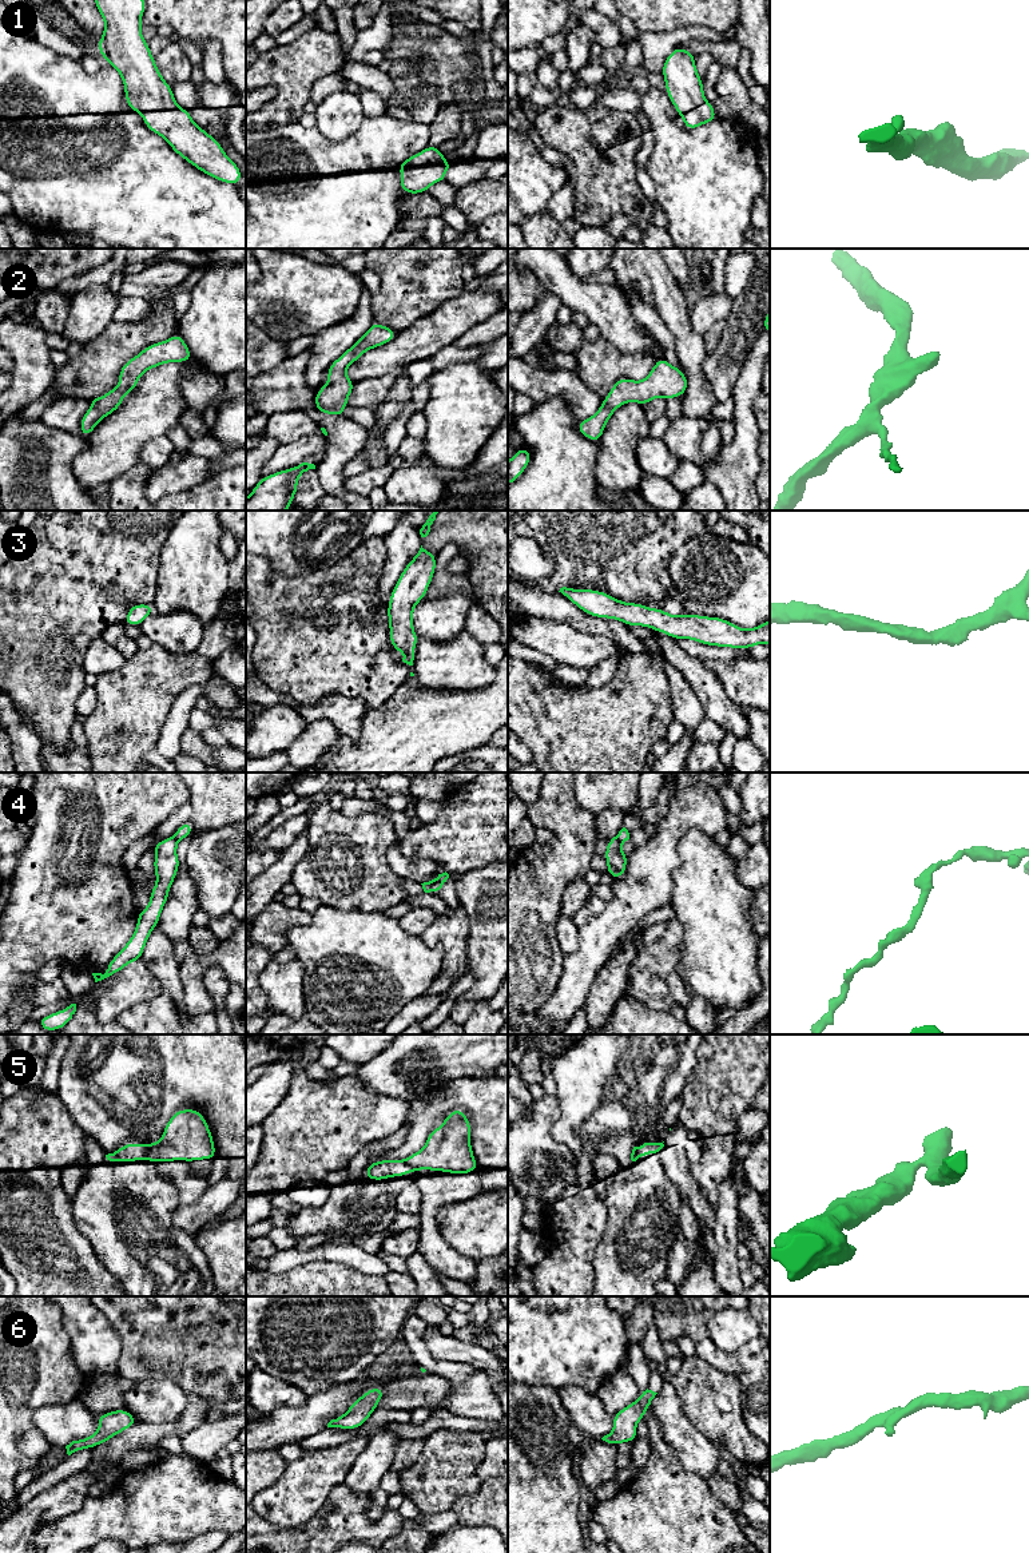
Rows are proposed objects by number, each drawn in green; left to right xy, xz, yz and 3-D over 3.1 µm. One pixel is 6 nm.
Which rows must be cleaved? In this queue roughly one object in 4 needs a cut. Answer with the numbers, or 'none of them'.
4, 5

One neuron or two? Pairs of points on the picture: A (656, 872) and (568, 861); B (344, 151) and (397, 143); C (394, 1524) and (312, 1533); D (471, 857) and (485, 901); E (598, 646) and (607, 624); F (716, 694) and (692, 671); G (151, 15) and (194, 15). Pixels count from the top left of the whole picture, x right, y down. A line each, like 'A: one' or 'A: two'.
A: two
B: one
C: one
D: two
E: two
F: one
G: one

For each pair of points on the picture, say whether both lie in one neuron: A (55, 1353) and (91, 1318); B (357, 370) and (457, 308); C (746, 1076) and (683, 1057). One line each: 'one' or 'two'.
A: two
B: one
C: two

